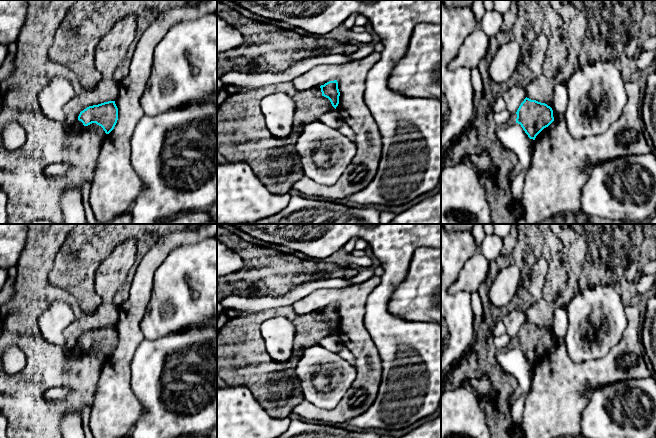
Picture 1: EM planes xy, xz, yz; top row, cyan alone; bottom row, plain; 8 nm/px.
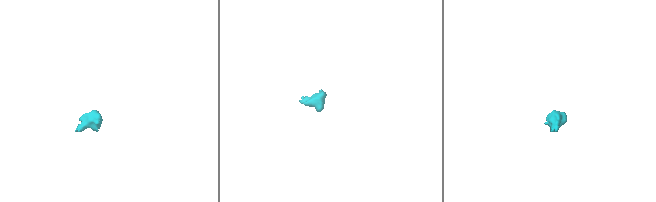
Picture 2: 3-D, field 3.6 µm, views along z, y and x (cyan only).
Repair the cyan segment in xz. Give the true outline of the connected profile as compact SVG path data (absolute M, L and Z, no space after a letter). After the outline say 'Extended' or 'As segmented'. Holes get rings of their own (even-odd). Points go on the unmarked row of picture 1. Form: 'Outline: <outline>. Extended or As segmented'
Outline: M337 304L329 305L324 309L321 309L320 312L322 320L328 322L332 330L336 333L336 331L339 328L339 320L340 320Z. As segmented

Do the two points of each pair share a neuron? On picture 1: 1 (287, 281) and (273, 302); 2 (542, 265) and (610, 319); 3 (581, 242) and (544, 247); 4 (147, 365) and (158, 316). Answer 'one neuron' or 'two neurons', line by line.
1: two neurons
2: two neurons
3: two neurons
4: two neurons

